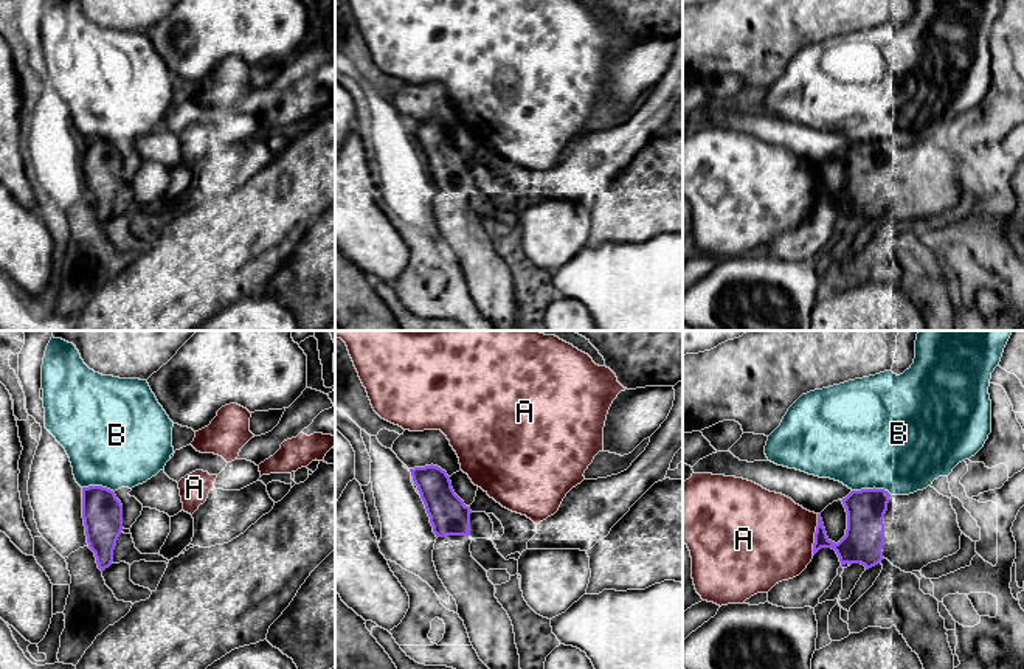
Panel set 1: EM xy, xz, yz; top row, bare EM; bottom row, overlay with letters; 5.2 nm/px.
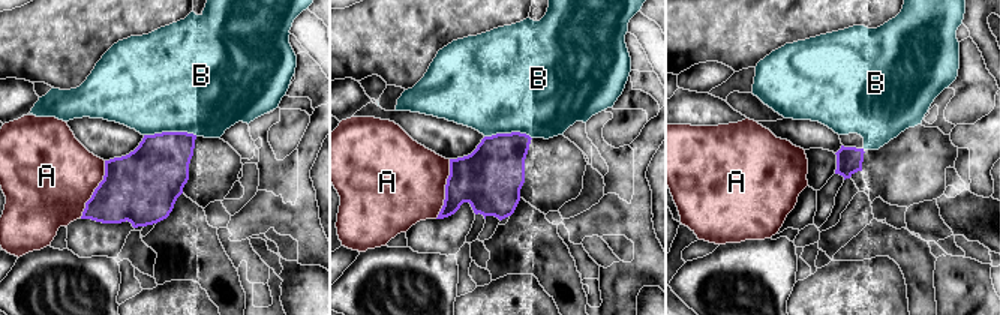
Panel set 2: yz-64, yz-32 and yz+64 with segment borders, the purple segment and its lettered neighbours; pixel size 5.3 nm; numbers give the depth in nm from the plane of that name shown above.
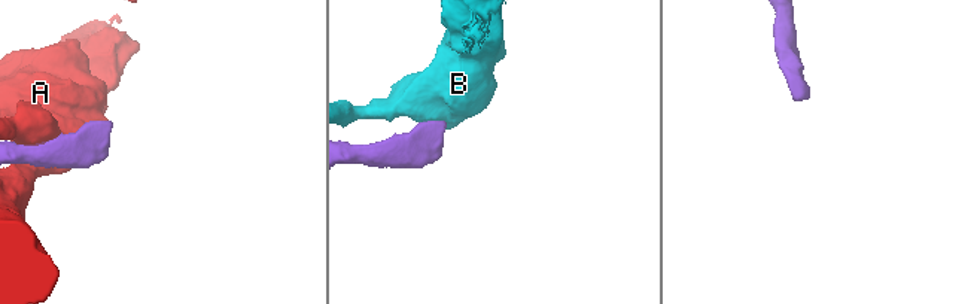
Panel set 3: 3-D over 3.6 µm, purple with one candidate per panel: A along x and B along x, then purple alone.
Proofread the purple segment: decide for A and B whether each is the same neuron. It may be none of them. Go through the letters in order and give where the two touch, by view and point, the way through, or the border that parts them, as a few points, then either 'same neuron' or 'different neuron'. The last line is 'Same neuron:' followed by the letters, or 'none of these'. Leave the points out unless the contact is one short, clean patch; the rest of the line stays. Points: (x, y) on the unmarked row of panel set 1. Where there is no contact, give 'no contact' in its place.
A: meets purple in yz at (815, 187); different neuron
B: meets purple in yz at (872, 142); border along yz (852, 142), (883, 140), (891, 146); different neuron
Same neuron: none of these

